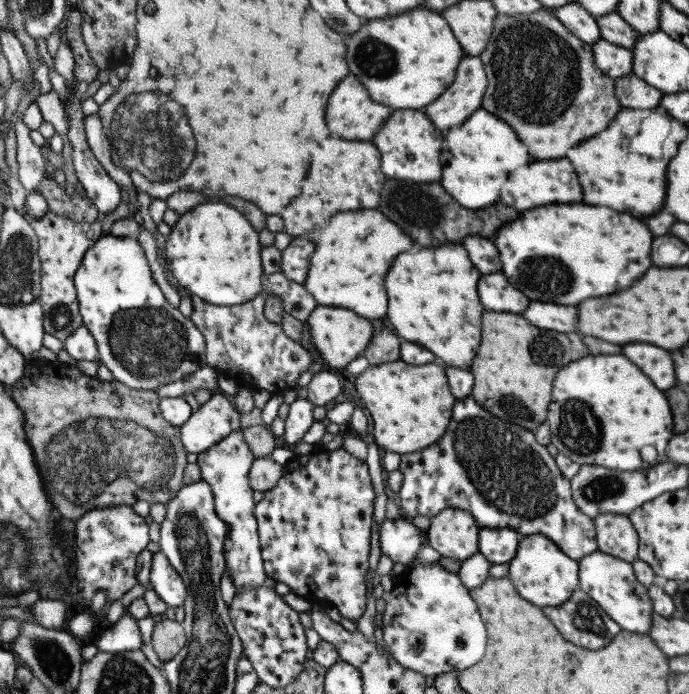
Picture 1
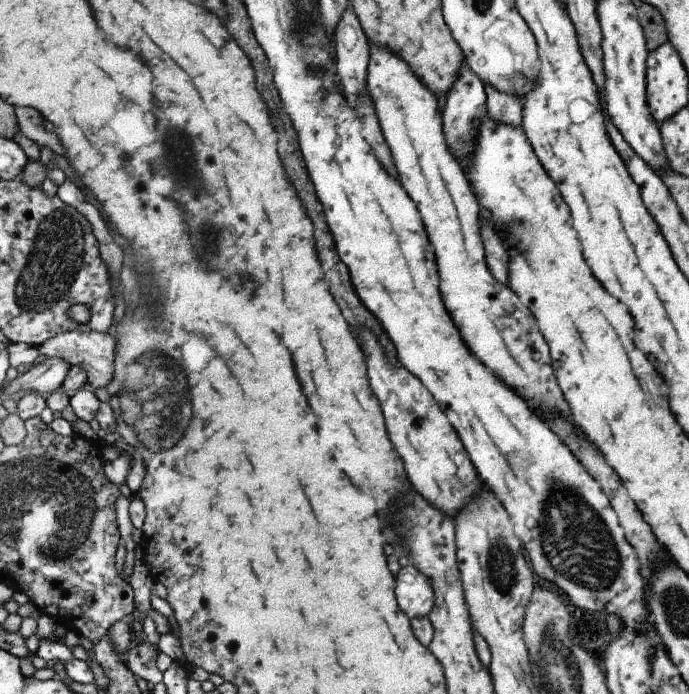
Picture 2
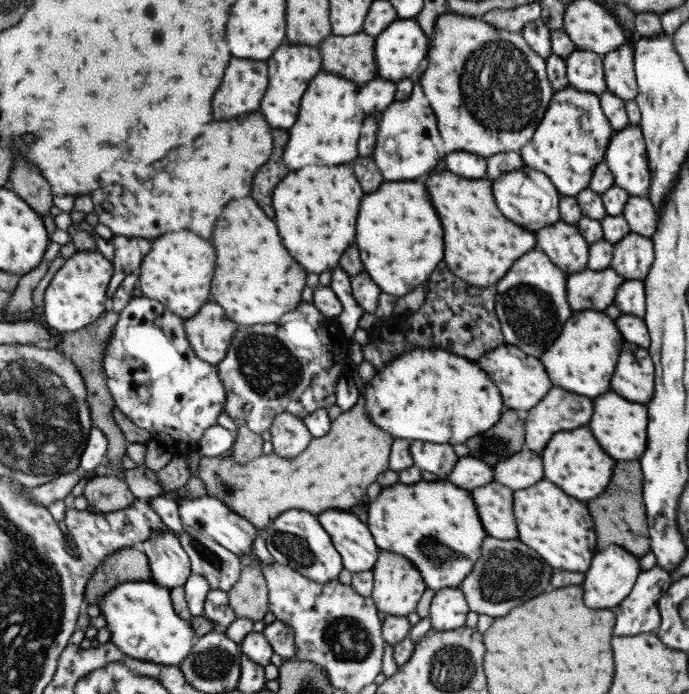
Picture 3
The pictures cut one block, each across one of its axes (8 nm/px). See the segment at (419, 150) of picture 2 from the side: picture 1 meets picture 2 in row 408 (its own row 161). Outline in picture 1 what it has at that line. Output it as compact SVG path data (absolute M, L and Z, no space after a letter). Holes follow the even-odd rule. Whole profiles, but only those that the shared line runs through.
M565 158L559 160L537 160L521 170L513 170L507 176L507 182L503 184L503 192L499 194L499 202L505 206L511 206L515 210L529 210L541 204L567 204L567 202L579 202L581 200L581 186L579 180L571 168L571 164Z

